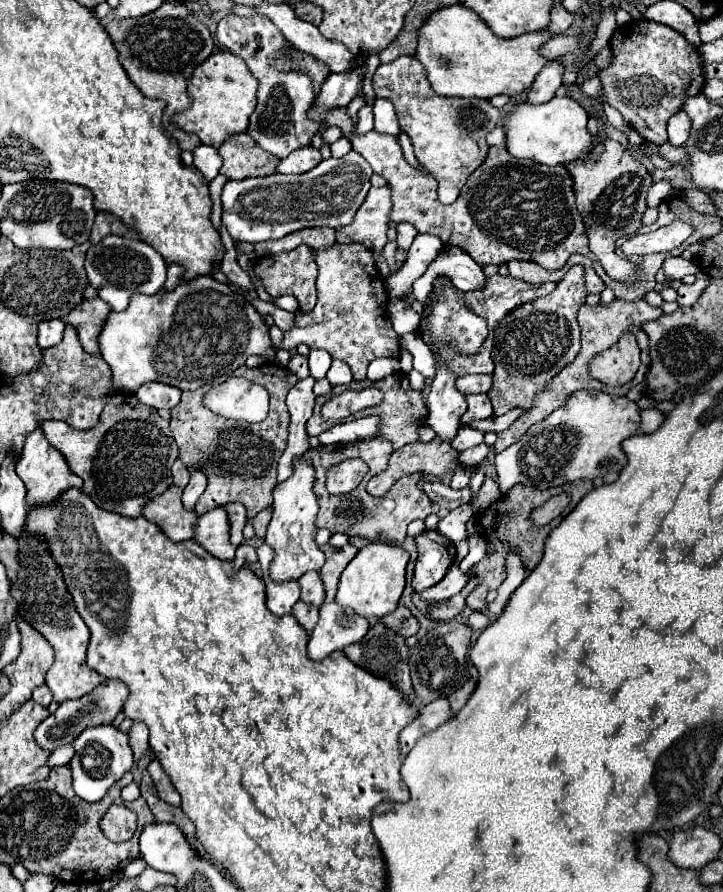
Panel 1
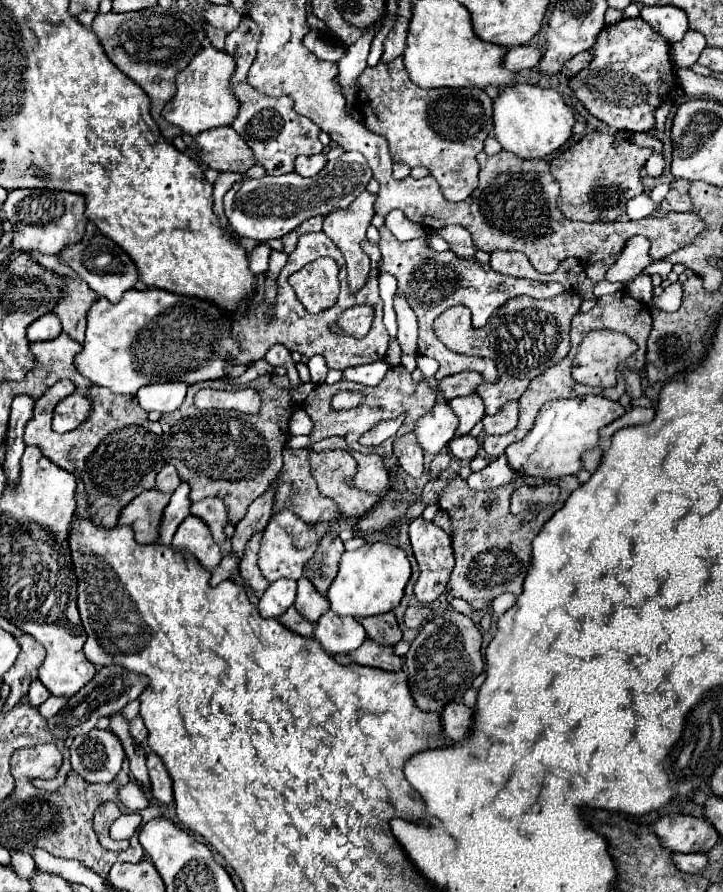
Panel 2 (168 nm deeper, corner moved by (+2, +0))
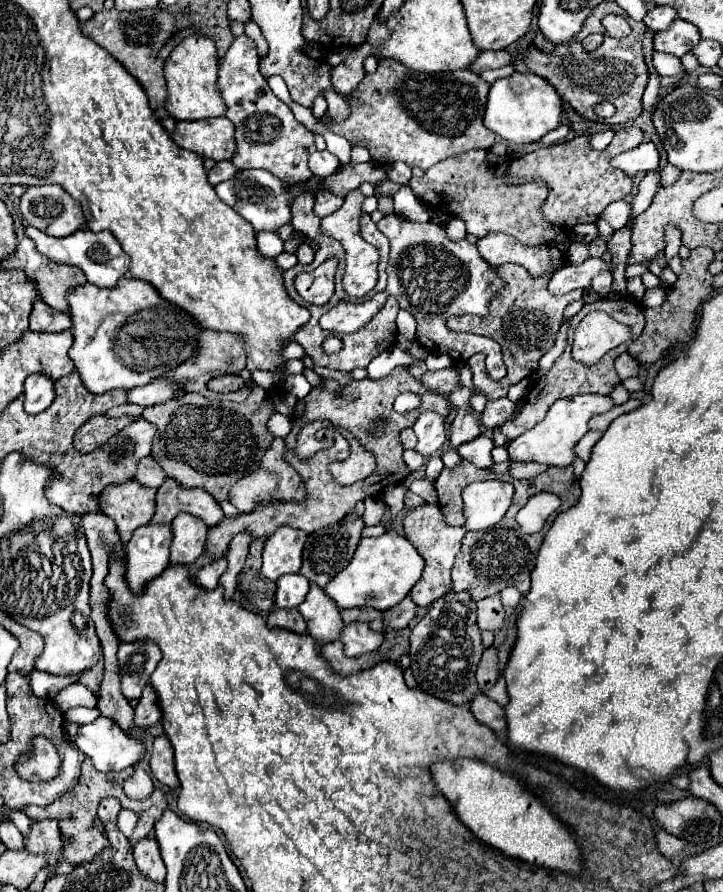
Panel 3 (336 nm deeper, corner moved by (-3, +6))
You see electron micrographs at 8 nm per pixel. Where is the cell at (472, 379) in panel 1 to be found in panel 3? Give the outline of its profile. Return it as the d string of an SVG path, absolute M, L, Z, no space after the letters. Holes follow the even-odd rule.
M455 367L441 371L427 371L425 375L421 375L419 381L423 381L425 387L429 387L439 395L449 395L455 387L459 387L459 371Z

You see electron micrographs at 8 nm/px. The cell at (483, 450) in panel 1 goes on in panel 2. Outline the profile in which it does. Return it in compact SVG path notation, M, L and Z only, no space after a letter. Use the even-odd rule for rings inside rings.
M438 453L434 459L432 459L432 473L434 475L438 475L438 473L442 473L444 469L448 469L450 467L450 463L452 463L452 455L450 453Z

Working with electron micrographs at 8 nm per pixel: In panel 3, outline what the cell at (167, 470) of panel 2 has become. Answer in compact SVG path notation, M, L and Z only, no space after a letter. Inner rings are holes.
M143 457L137 461L135 479L145 487L159 487L167 479L167 475L163 475L163 469L159 469L159 465L155 465L151 457Z

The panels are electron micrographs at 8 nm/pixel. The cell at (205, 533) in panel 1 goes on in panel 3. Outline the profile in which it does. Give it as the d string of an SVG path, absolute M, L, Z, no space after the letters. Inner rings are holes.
M179 513L171 521L171 531L173 531L171 553L169 553L171 563L187 565L203 555L209 527L199 517L193 517L189 513Z

